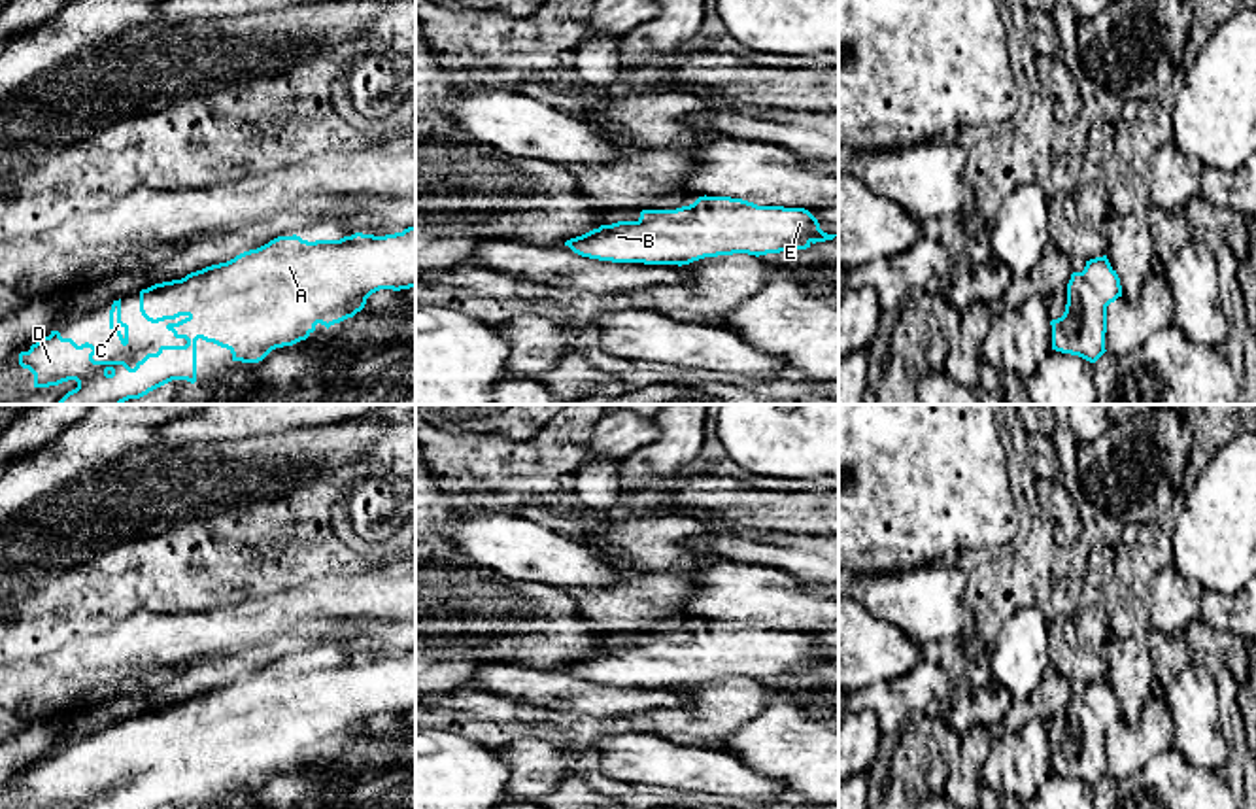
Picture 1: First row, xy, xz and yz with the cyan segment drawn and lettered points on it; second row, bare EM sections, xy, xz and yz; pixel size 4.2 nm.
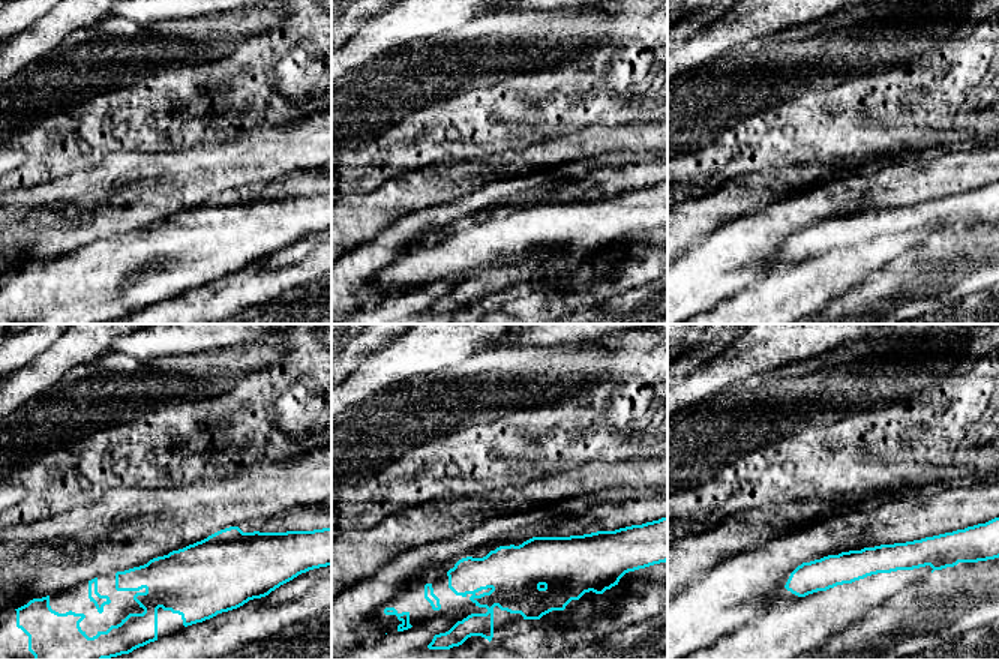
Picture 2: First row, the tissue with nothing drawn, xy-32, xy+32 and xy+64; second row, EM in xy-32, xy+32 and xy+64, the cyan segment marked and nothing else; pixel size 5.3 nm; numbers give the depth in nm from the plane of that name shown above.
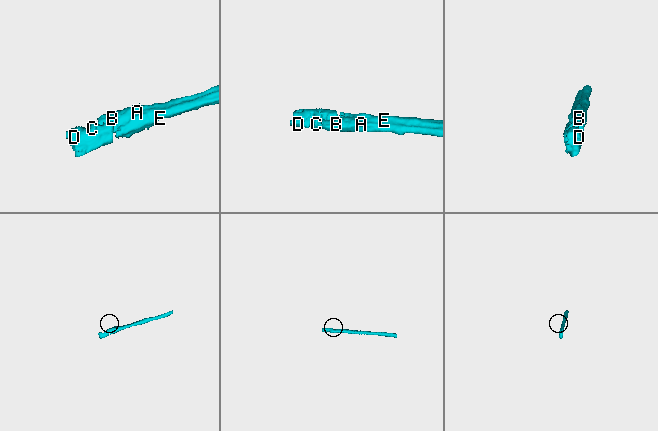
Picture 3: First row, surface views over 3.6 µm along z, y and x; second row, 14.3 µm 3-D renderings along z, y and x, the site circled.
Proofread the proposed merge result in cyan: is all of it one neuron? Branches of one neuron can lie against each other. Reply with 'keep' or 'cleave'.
keep

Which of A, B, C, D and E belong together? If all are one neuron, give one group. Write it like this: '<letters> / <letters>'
A B C D E

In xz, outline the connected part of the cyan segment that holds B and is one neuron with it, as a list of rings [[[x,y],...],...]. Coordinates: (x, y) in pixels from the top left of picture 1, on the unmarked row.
[[[699,620],[676,633],[642,633],[636,645],[601,648],[565,665],[574,677],[612,686],[689,688],[704,680],[767,679],[833,663],[805,631]]]

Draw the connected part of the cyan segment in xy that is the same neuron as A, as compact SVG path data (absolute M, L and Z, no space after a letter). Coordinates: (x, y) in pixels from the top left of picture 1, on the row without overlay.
M416 650L402 656L374 660L355 656L340 663L308 665L300 660L278 660L268 667L244 675L234 682L191 696L181 703L155 707L140 714L140 735L151 745L168 743L168 754L176 762L185 762L185 769L161 769L157 777L147 777L130 792L125 784L94 784L96 769L85 766L77 769L72 762L62 762L59 754L36 764L28 775L19 777L19 788L34 798L34 809L59 809L76 803L77 809L164 809L172 803L196 805L196 764L213 766L232 777L232 784L259 786L272 773L293 769L306 764L315 749L327 752L348 741L353 741L366 728L366 722L380 713L416 711Z

